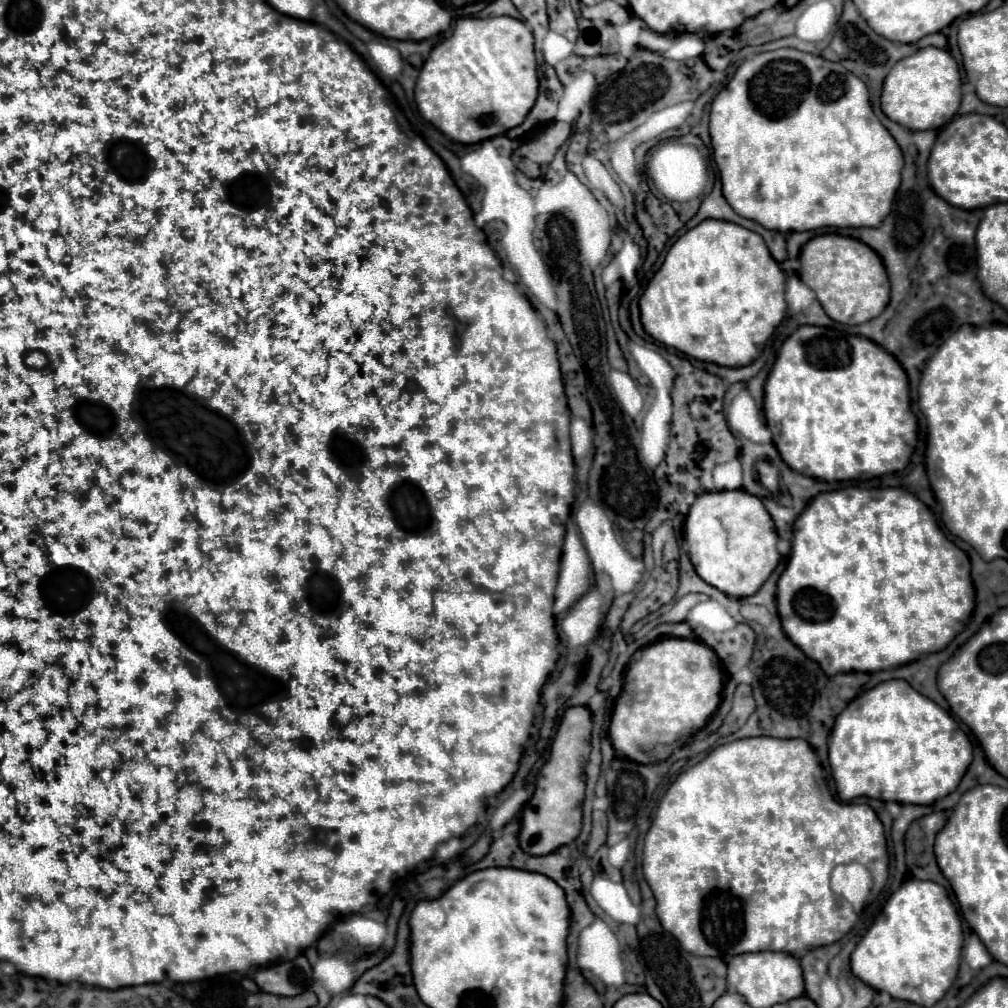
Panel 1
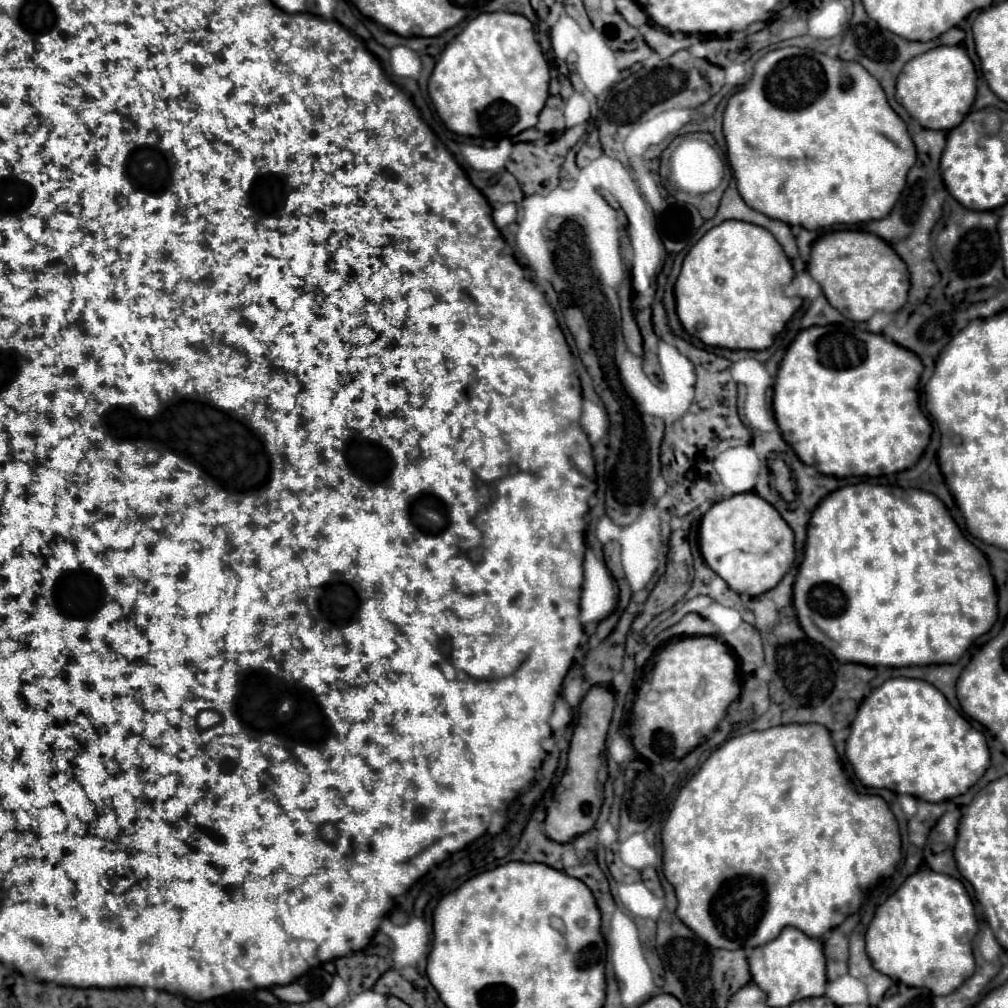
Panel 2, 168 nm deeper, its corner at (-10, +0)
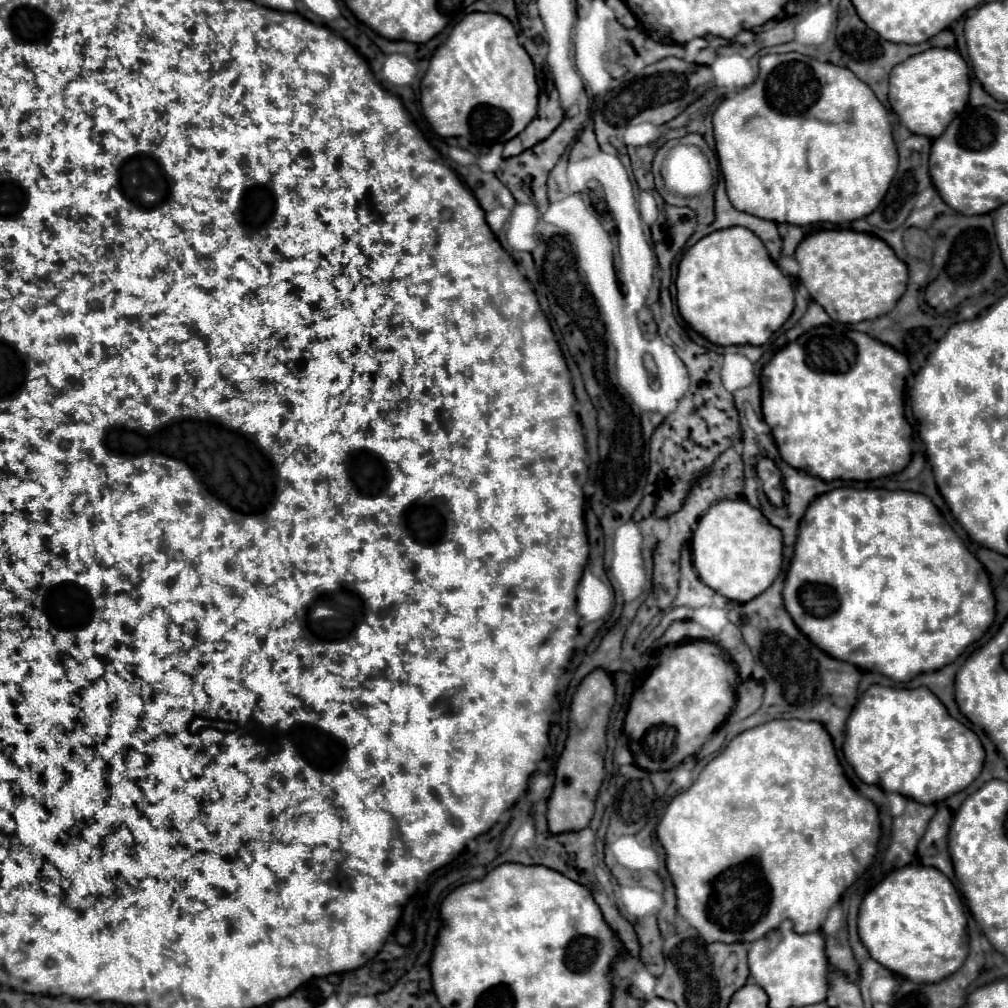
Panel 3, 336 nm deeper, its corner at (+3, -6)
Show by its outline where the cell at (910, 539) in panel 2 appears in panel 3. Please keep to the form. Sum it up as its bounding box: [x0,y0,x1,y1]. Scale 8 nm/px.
[783,488,995,682]

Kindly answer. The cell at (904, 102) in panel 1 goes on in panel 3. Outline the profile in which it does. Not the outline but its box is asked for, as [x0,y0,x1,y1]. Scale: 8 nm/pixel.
[889,48,969,138]

